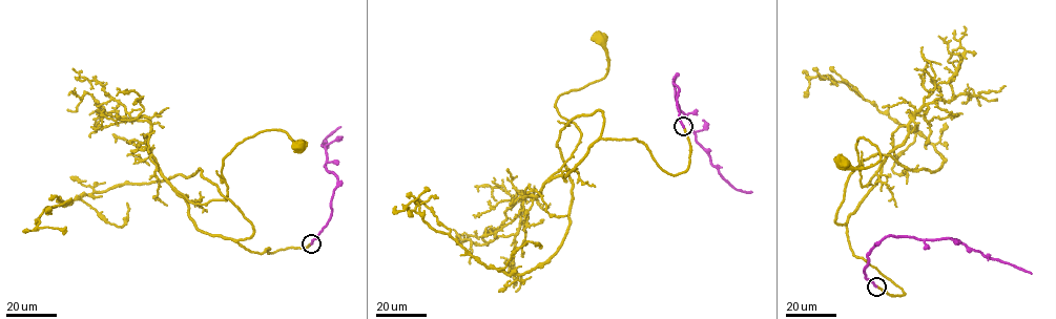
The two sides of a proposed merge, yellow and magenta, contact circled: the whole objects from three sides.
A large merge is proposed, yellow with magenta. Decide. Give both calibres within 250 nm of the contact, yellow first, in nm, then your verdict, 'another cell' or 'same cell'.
280/400 nm | another cell

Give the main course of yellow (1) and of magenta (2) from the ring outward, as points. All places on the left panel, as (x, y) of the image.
1: (311, 243), (250, 252), (201, 231), (186, 200), (226, 199), (223, 158), (247, 137), (278, 129), (298, 145)
2: (311, 243), (331, 213), (337, 178), (324, 165), (325, 147), (321, 145), (340, 127)

